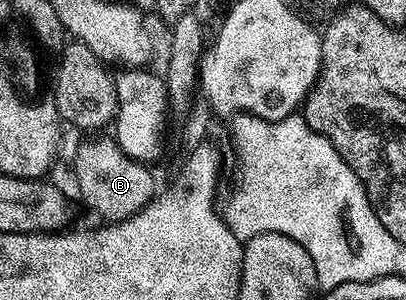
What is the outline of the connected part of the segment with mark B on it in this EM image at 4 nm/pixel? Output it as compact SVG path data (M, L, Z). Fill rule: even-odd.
M113 138L106 140L83 139L72 161L74 180L86 199L86 204L94 212L103 216L103 221L117 222L132 218L140 209L149 204L156 195L154 176L147 165L129 160Z

